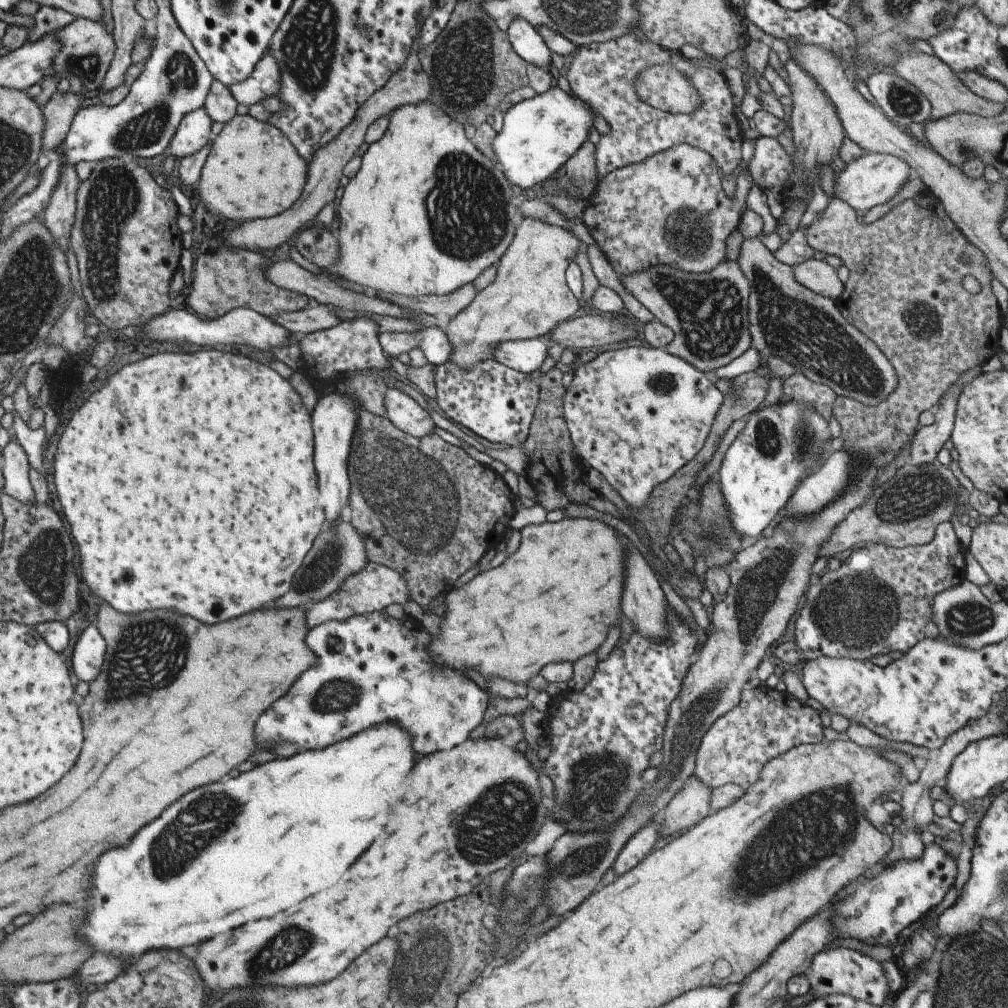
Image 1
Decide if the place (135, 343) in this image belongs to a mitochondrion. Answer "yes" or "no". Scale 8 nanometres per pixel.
no

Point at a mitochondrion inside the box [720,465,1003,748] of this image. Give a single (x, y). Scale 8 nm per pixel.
(847, 611)

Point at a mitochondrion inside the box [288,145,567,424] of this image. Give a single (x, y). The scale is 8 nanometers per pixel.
(467, 211)

